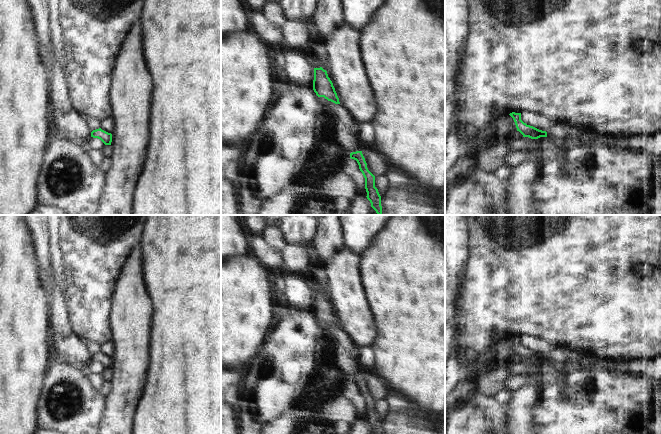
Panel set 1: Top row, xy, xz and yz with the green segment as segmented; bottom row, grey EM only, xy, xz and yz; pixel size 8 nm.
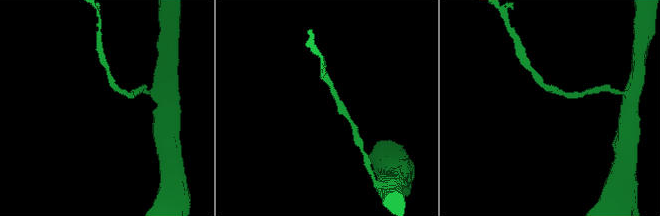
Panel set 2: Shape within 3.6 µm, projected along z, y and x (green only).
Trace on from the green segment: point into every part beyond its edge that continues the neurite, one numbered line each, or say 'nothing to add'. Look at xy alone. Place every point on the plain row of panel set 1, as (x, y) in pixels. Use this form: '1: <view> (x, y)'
nothing to add

